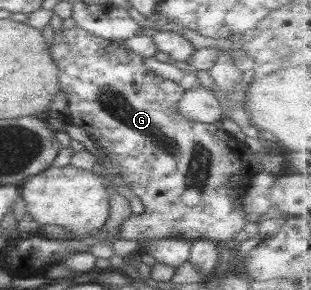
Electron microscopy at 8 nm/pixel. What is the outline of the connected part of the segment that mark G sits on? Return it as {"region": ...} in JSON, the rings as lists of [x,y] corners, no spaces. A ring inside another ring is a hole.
{"region":[[[75,25],[67,29],[57,26],[48,49],[59,68],[59,90],[67,95],[65,124],[83,129],[91,140],[95,140],[99,151],[109,158],[111,171],[121,178],[119,183],[143,204],[143,213],[131,214],[120,227],[120,239],[141,244],[163,238],[217,242],[241,237],[241,228],[248,222],[241,199],[249,186],[243,184],[249,184],[249,178],[240,178],[239,175],[246,170],[247,163],[255,167],[253,174],[264,171],[275,177],[283,175],[285,160],[279,149],[273,153],[247,156],[243,144],[224,132],[218,121],[193,125],[181,117],[177,113],[177,102],[184,90],[176,82],[149,70],[144,65],[144,58],[126,49],[123,42],[93,36]],[[231,188],[237,189],[239,195],[234,201],[227,197]]]}

